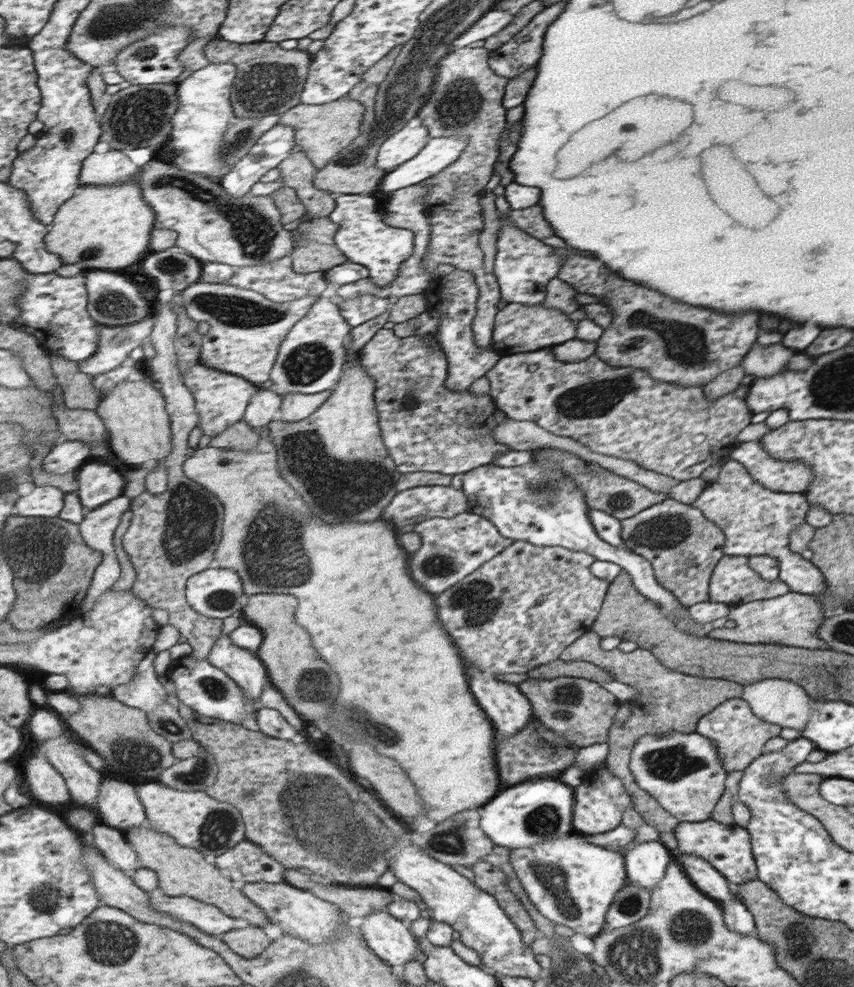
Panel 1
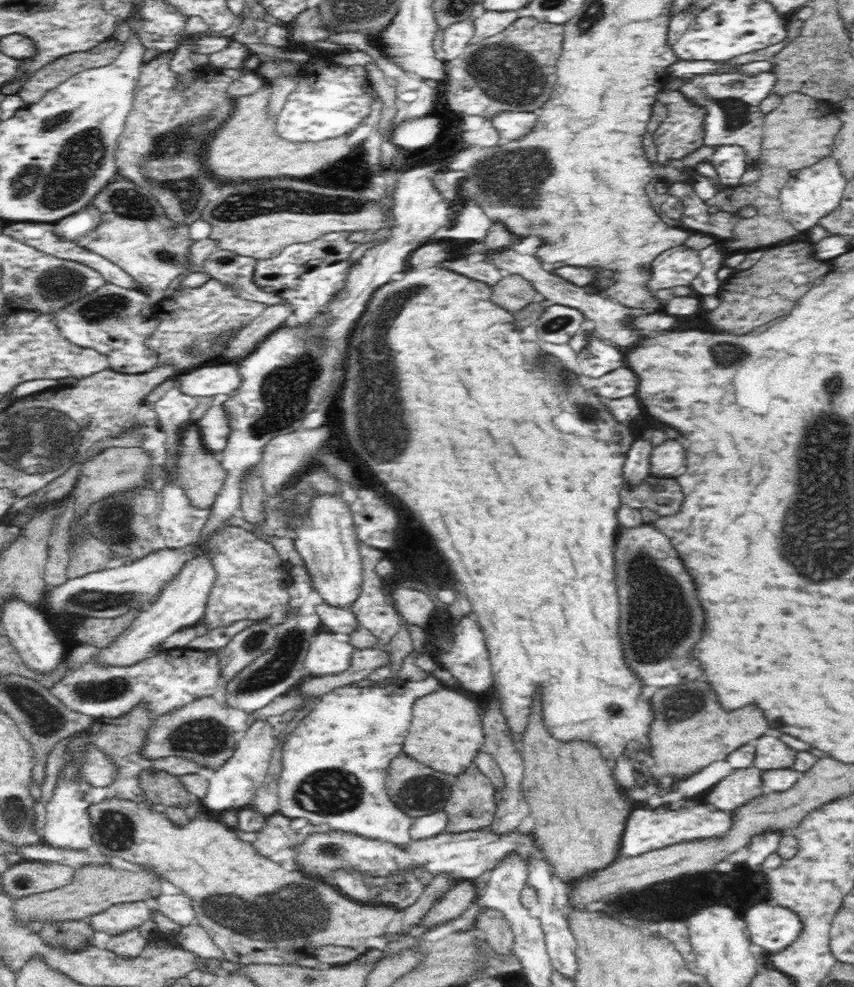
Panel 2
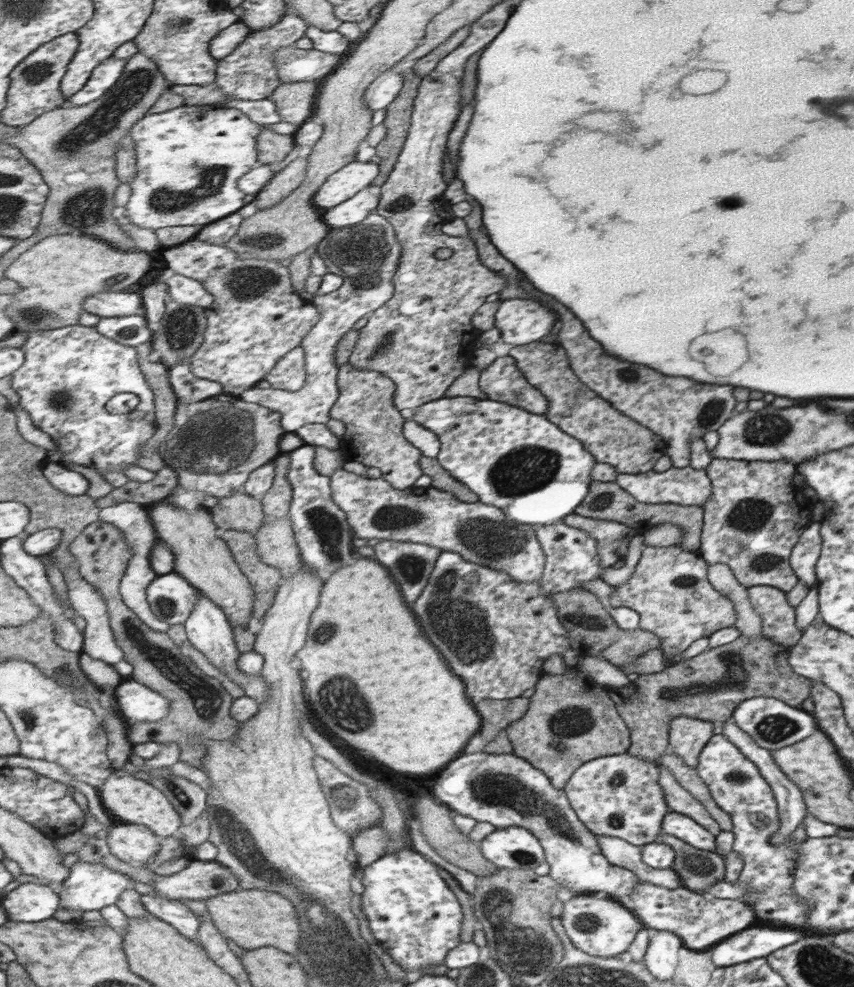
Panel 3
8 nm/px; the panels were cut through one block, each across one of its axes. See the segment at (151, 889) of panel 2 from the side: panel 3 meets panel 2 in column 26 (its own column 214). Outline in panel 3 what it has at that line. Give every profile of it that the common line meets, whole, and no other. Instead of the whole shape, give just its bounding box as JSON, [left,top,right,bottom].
[205,887,305,954]

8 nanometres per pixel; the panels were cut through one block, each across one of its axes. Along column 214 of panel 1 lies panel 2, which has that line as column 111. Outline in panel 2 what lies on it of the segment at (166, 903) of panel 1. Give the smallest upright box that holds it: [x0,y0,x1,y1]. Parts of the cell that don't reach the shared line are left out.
[86,901,152,935]

